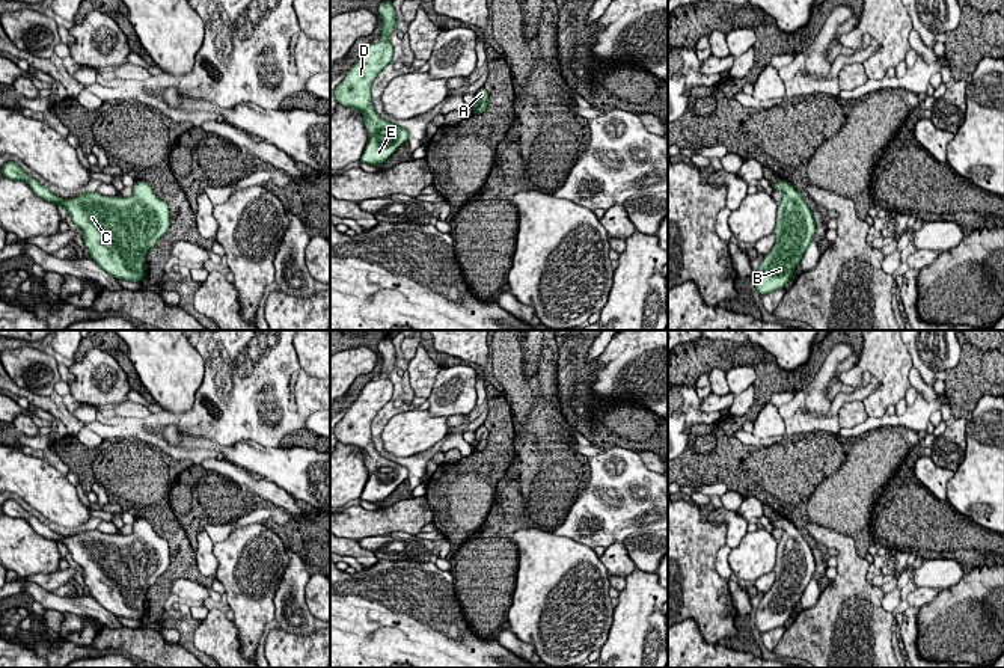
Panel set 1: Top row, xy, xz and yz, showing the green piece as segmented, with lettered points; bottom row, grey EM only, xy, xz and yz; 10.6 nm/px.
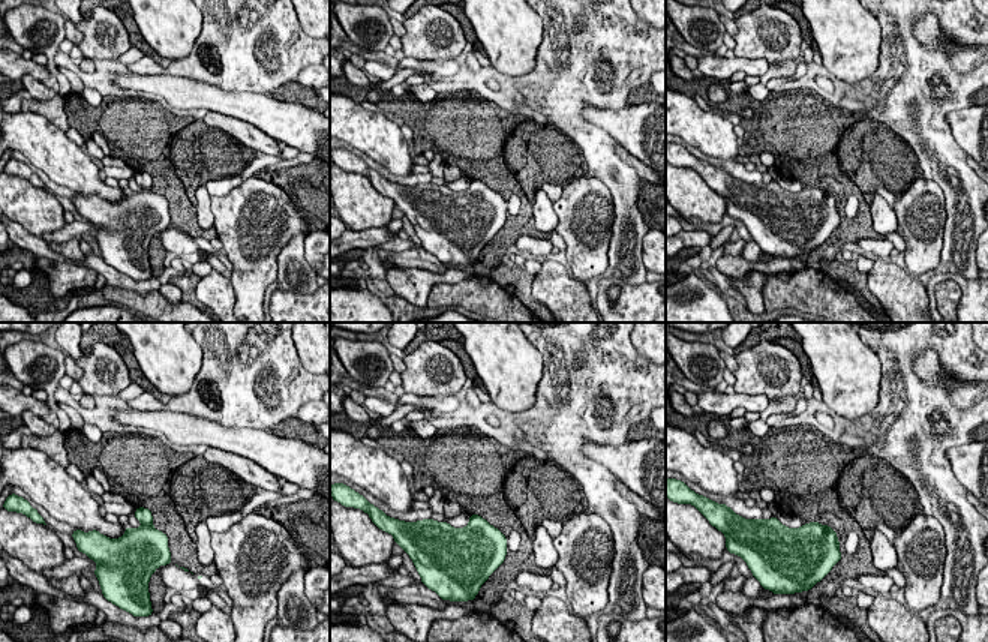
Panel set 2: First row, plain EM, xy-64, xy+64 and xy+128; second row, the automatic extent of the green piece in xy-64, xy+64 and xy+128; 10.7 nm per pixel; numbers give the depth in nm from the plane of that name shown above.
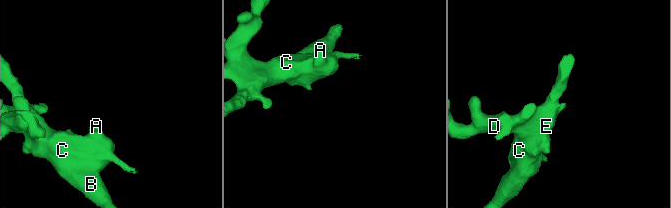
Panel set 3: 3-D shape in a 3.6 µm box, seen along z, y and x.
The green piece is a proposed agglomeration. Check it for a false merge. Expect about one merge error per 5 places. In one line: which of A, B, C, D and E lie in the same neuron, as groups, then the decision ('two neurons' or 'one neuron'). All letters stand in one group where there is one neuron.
A B C D E; one neuron

